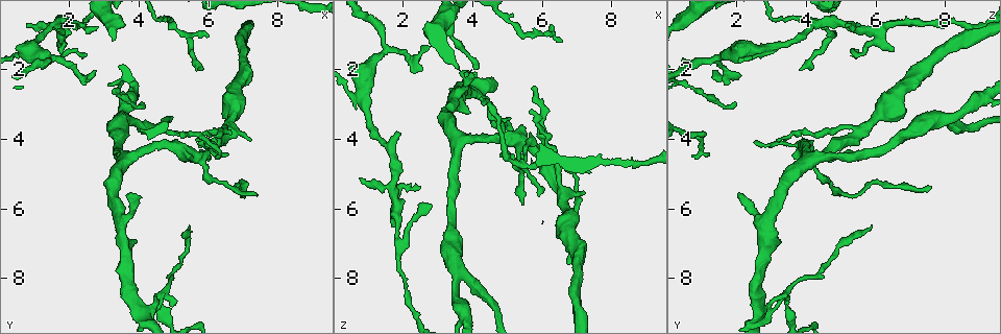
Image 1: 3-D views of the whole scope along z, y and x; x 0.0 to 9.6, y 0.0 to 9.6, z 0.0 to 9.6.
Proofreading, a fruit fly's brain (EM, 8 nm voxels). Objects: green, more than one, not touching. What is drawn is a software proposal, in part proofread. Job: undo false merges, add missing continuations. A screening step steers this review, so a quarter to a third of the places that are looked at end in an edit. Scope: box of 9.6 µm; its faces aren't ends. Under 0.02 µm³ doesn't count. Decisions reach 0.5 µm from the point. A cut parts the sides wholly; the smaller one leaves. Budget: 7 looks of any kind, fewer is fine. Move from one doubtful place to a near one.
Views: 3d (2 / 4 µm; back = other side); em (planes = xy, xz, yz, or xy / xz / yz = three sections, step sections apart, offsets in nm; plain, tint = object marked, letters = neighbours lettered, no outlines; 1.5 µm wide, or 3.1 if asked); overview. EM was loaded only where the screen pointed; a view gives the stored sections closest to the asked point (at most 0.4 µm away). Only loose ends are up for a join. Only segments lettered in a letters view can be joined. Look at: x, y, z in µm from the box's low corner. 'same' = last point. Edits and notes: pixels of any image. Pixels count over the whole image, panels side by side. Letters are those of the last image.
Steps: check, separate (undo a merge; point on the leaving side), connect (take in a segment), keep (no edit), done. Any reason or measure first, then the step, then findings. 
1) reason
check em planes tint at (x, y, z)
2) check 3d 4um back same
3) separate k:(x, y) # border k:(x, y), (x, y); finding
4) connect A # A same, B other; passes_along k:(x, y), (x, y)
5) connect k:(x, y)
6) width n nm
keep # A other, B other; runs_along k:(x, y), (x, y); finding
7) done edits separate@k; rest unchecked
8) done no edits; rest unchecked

branch stops here
check 3d 4um at (0.75, 0.70, 5.15)

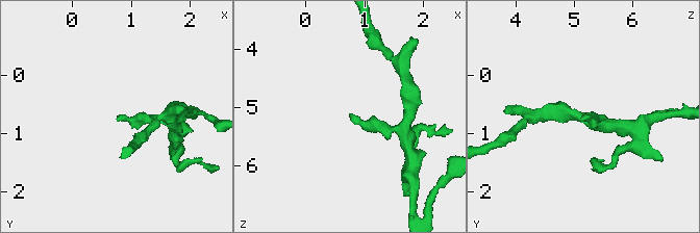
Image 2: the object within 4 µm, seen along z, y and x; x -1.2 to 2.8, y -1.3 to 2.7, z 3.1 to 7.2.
now the EM
check em planes letters at (0.75, 0.75, 5.15)

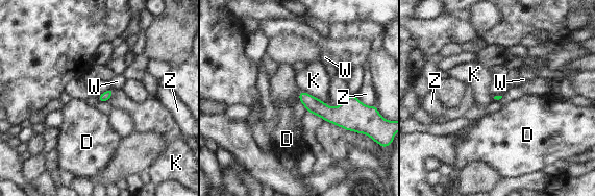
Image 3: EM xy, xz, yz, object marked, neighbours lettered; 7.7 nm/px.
keep # D other, K other, W other, Z other; border 3:(300, 91), (319, 98), (325, 104); no lettered segment goes on from it

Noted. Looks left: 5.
free end
check 3d 4um at (2.55, 1.60, 5.40)

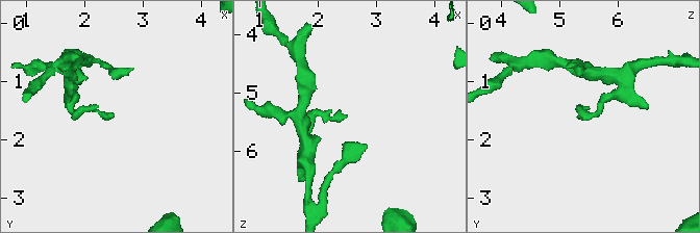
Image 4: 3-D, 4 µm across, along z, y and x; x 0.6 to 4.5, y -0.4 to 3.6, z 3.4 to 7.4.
need the tissue
check em planes letters at (2.50, 1.55, 5.40)

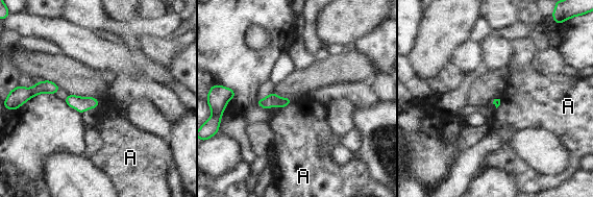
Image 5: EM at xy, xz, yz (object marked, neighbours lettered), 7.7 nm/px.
keep # A other; border 5:(288, 104), (281, 107); no lettered segment goes on from it

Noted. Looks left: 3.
long arm stops here
check em yz step 8 letters at (6.65, 4.40, 1.15)

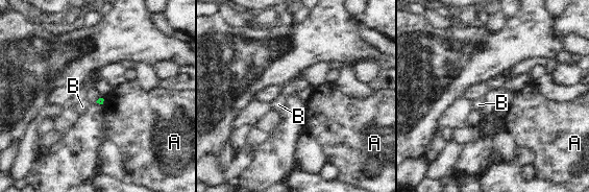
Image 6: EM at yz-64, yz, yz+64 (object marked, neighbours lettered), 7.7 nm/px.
another direction
check em planes letters same

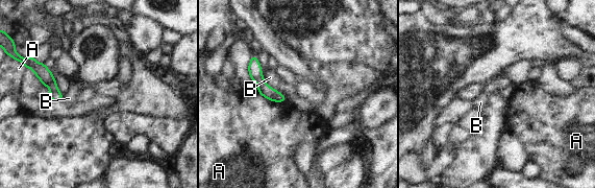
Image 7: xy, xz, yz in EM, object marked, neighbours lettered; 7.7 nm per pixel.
keep # A other, B other; runs_along 7:(253, 59), (258, 80), (282, 98); no lettered segment goes on from it

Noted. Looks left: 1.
done no edits; rest unchecked

